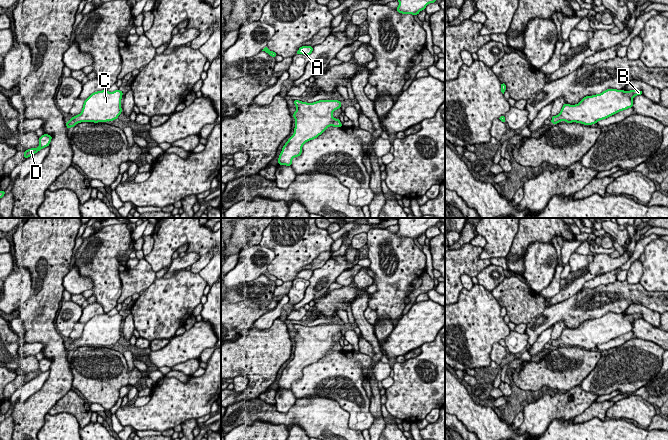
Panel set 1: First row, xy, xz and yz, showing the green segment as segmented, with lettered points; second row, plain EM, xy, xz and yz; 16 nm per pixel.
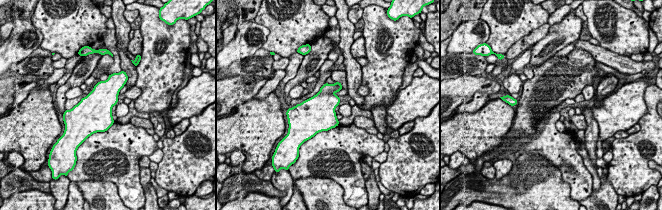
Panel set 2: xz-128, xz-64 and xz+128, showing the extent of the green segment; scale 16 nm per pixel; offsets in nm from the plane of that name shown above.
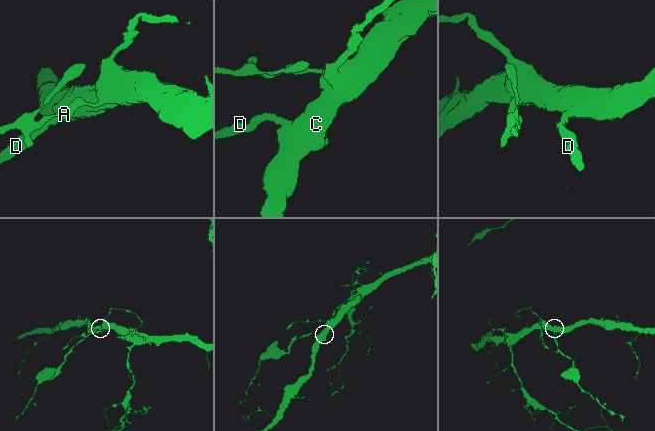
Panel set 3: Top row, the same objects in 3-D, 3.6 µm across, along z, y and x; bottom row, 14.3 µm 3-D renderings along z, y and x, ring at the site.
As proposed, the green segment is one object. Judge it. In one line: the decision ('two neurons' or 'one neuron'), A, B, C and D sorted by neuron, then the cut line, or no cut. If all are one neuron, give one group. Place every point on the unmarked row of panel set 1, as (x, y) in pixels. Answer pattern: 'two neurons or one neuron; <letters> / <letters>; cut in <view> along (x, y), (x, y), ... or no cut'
one neuron; A B C D; no cut

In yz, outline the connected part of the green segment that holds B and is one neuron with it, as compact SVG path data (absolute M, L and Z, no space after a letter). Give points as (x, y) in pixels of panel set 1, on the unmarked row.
M607 313L600 318L586 320L578 328L565 327L551 347L557 348L562 344L566 347L596 348L620 335L633 331L633 322L641 319L641 314L624 315L622 313Z

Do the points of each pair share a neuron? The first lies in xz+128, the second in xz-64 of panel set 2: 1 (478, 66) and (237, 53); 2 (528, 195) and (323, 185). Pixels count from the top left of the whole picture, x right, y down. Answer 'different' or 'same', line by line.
1: different
2: same

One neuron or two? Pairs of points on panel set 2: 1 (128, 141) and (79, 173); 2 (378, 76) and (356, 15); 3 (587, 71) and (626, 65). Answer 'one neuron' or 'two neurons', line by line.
1: one neuron
2: two neurons
3: two neurons

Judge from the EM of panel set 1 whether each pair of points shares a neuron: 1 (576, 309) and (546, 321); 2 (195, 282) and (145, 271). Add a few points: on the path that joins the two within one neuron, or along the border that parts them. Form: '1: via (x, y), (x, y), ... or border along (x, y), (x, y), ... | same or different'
1: via (569, 311), (553, 314) | same
2: border along (156, 278), (145, 289) | different

